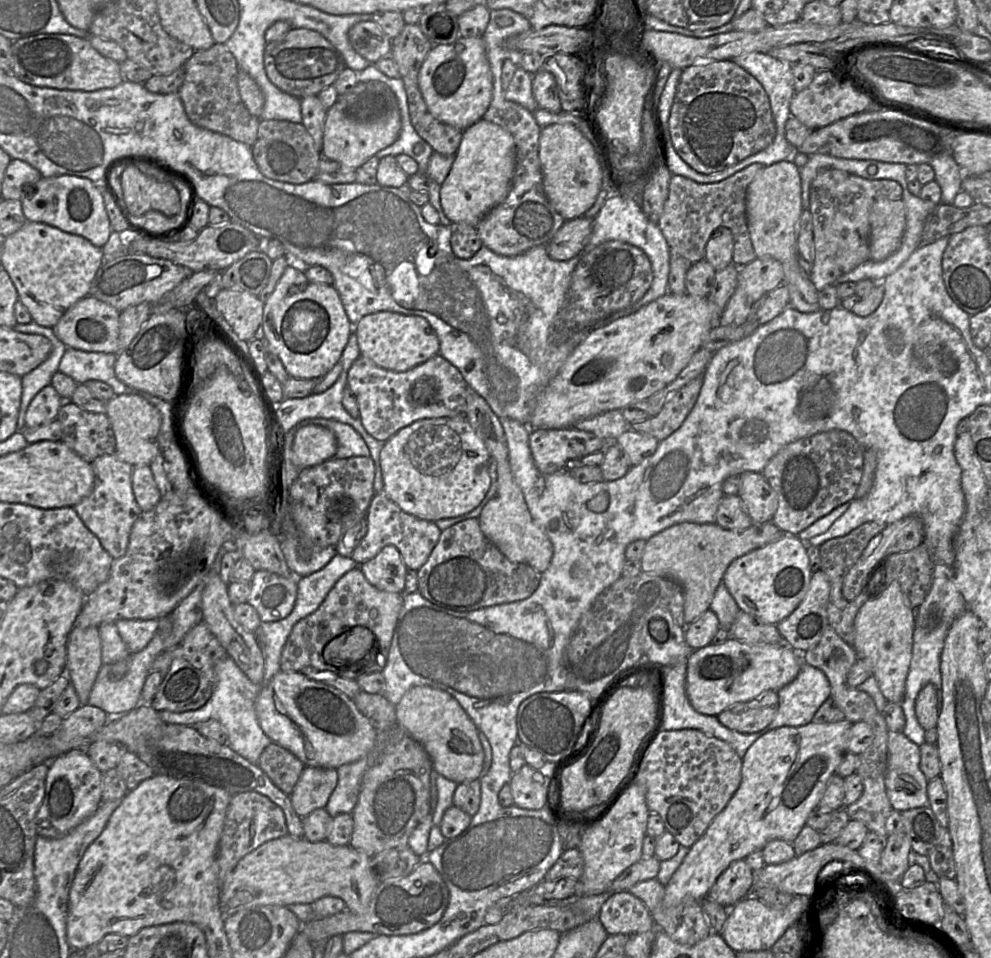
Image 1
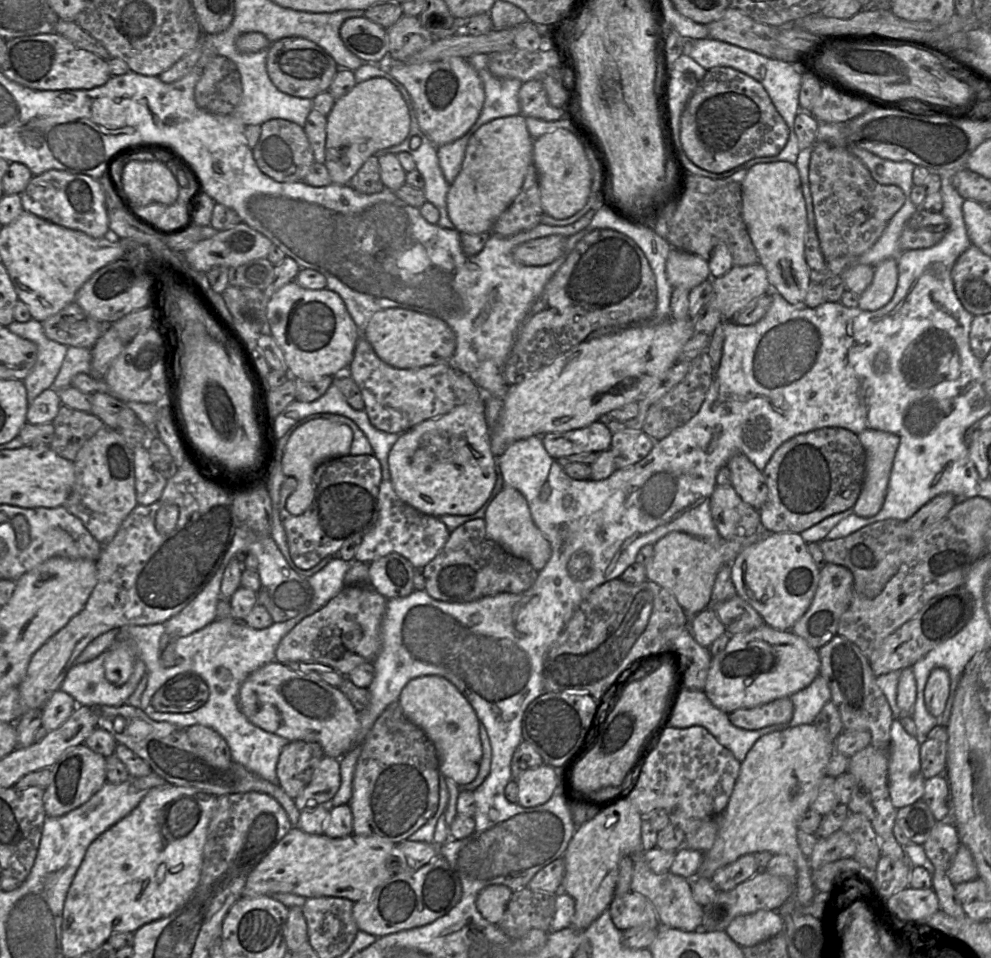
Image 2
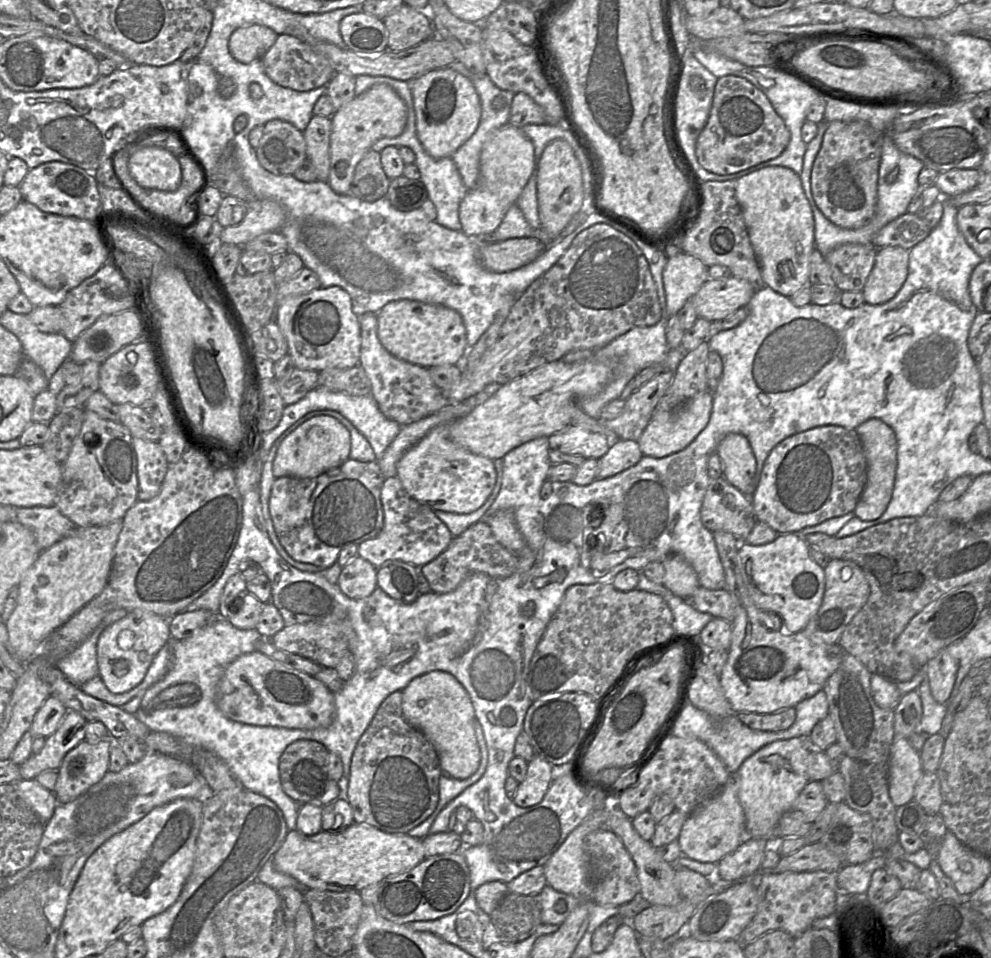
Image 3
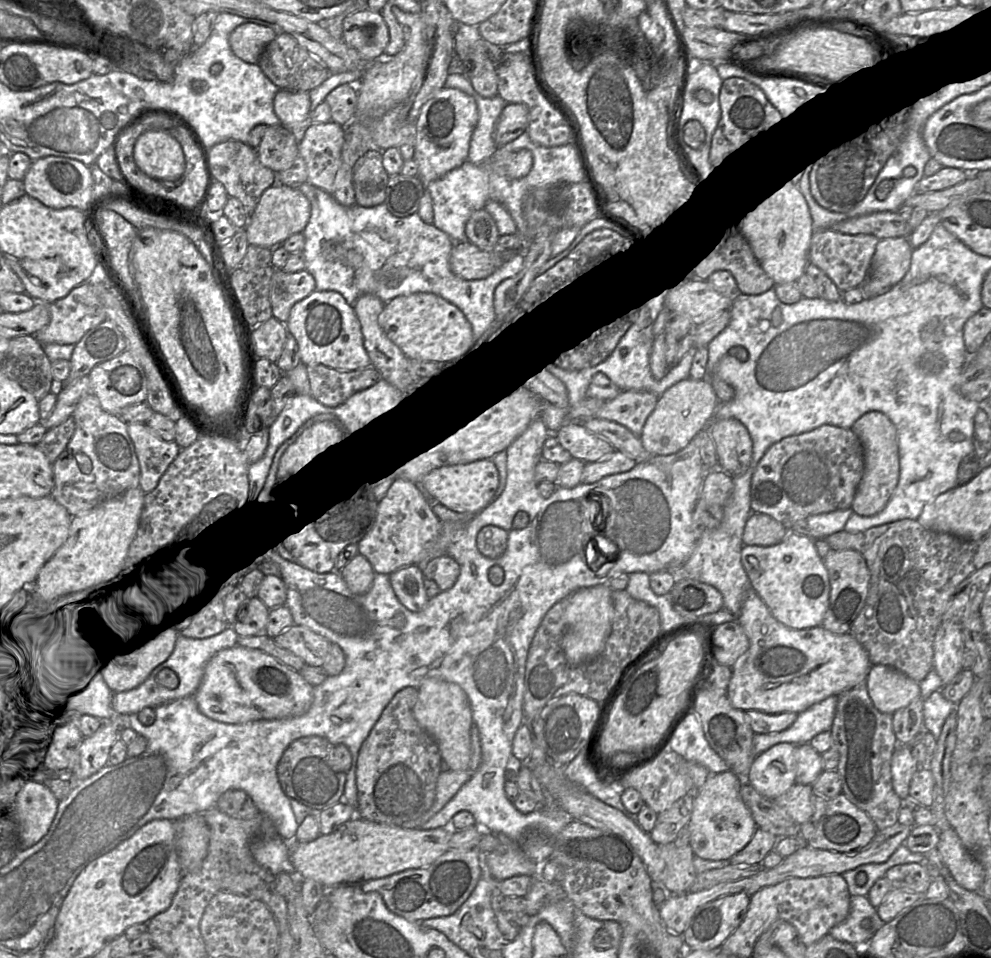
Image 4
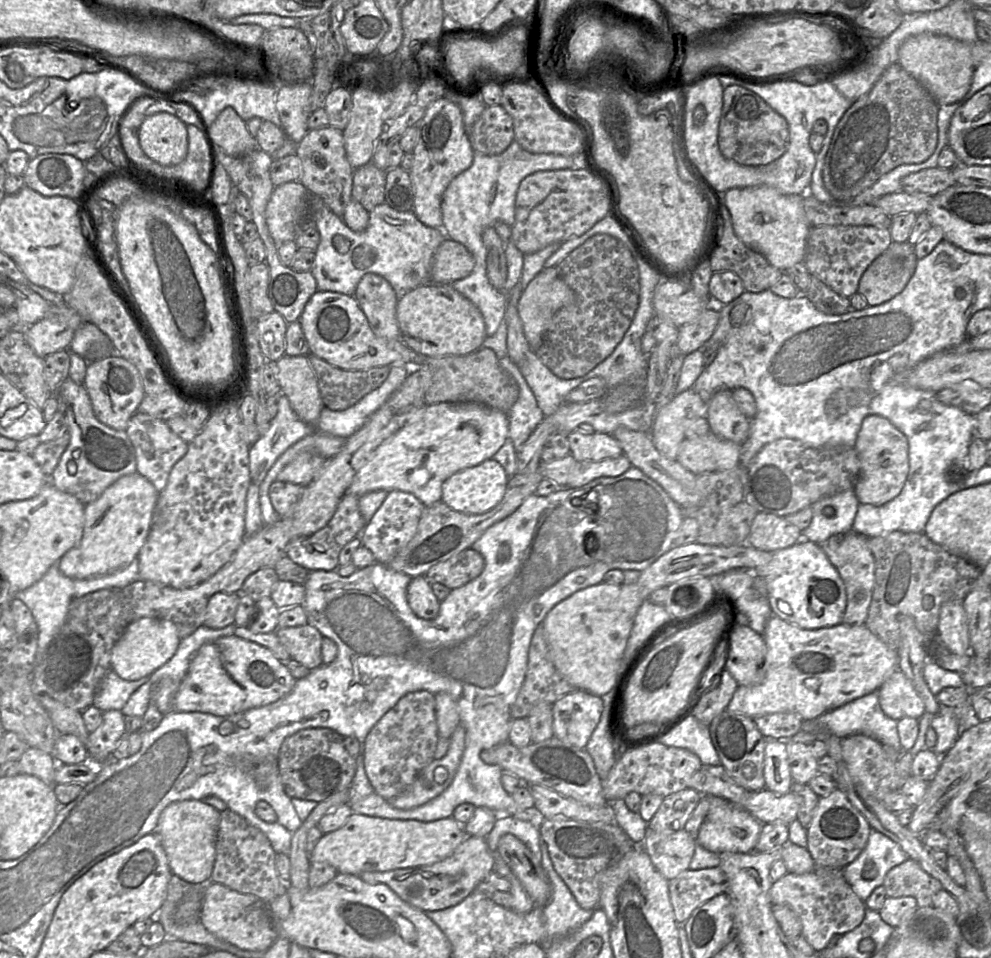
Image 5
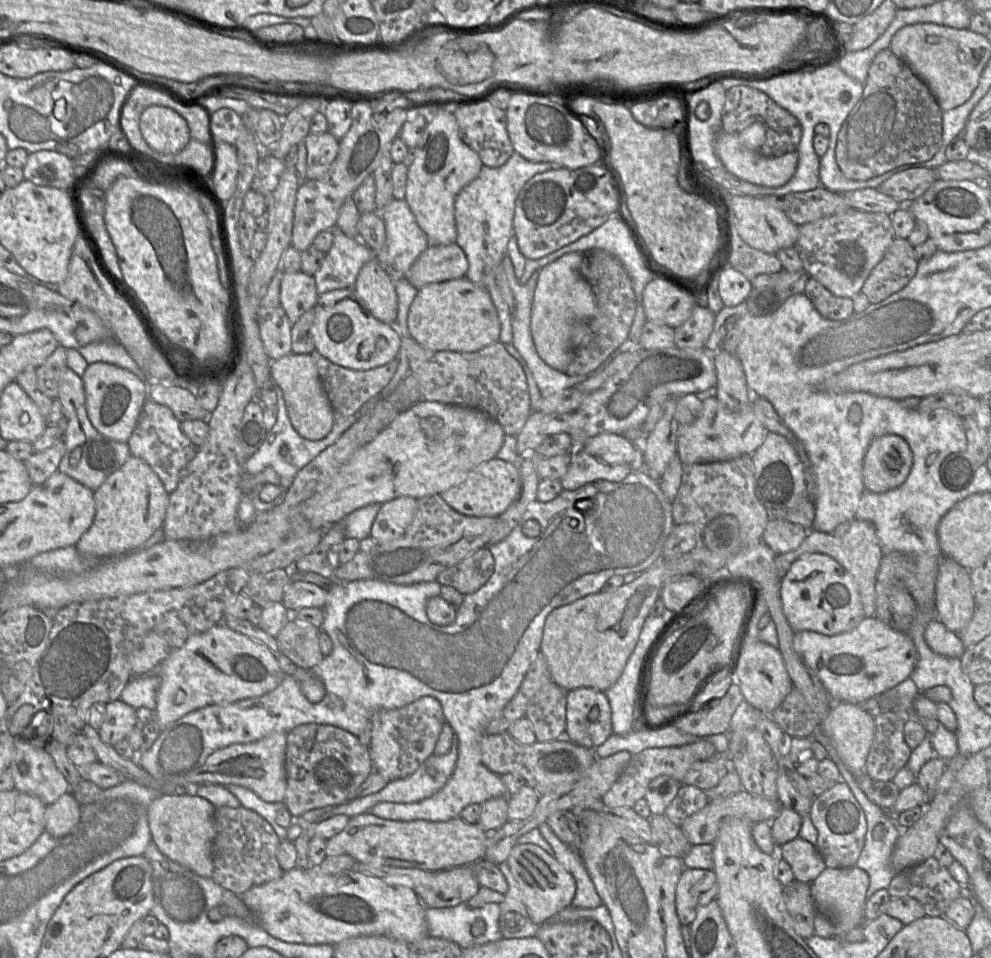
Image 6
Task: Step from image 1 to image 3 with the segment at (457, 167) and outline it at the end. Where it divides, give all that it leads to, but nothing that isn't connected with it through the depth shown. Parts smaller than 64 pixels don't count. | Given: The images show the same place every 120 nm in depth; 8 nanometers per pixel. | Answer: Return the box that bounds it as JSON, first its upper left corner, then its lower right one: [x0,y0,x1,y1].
[459,123,535,237]

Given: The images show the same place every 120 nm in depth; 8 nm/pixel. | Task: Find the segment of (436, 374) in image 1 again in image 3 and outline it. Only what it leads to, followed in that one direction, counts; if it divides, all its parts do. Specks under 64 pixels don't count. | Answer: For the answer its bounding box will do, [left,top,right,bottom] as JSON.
[359,314,448,426]

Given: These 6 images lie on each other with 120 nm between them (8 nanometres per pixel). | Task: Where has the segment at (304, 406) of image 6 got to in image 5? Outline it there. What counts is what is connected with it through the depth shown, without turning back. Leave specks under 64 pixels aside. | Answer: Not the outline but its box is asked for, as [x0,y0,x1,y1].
[276,355,324,425]

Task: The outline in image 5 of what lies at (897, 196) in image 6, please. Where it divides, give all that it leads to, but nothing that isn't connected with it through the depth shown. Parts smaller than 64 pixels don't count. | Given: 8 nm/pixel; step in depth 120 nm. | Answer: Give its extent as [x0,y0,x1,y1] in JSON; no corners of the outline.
[901,167,954,196]

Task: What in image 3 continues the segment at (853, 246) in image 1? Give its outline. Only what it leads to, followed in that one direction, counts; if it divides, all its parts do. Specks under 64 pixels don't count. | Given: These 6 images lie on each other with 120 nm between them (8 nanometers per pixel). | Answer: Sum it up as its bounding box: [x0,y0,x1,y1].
[811,121,884,229]

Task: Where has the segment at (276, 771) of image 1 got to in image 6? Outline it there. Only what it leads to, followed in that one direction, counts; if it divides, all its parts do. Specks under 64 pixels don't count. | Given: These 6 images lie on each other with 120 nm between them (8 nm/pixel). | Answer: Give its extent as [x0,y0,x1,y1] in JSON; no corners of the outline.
[285,723,374,818]

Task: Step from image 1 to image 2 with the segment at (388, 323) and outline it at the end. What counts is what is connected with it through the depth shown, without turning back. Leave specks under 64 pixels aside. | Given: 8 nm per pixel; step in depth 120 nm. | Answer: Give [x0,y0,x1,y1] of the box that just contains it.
[361,308,456,369]

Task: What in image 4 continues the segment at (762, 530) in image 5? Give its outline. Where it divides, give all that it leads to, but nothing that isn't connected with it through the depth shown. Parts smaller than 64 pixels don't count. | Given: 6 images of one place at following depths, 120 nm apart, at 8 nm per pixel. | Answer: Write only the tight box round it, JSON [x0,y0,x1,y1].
[743,513,790,546]

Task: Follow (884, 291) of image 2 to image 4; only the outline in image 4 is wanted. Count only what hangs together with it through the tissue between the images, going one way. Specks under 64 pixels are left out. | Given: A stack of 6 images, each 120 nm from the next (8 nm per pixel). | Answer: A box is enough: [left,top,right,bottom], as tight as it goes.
[868,237,913,289]

